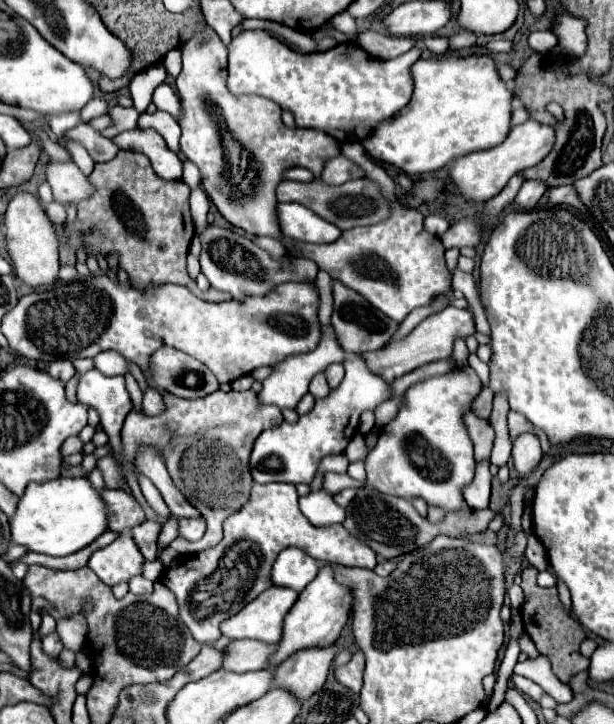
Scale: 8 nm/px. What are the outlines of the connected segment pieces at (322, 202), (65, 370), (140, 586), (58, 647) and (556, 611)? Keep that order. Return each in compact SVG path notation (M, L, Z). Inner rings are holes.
M283 180L277 186L277 200L279 202L297 202L313 210L323 220L335 224L339 230L349 230L353 226L367 226L381 222L389 216L389 202L379 194L377 184L369 180L349 180L341 186L329 186L323 180L313 182L291 182Z
M55 360L55 362L49 364L47 370L53 378L59 378L63 382L67 382L75 374L75 366L73 366L71 360Z
M133 576L133 578L129 580L129 590L131 590L133 594L145 594L145 592L151 592L151 590L153 590L153 582L145 580L143 576Z
M49 634L49 636L41 638L41 650L45 650L45 654L47 654L49 658L57 658L59 652L63 650L63 644L59 642L57 634Z
M533 566L525 568L521 572L521 588L523 588L523 594L525 594L525 602L523 606L519 608L521 612L521 620L523 620L523 628L527 632L527 636L535 642L537 650L549 658L551 662L551 668L553 668L553 674L563 682L563 684L569 684L569 680L581 672L581 670L587 670L589 666L589 658L583 658L579 654L577 658L577 652L579 652L579 644L587 638L583 626L571 618L571 614L567 614L557 598L557 588L539 588L537 582L537 570Z

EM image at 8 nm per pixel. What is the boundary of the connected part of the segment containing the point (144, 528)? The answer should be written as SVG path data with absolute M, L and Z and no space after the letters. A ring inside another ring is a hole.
M145 520L141 526L135 526L131 530L133 540L137 548L141 550L145 560L155 560L157 558L157 536L159 536L161 524L155 520Z

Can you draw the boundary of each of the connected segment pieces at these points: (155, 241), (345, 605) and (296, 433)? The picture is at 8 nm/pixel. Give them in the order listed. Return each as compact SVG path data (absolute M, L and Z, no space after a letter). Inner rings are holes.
M119 150L117 156L105 164L95 164L87 178L95 186L95 194L91 194L87 202L77 204L75 222L65 222L63 234L67 246L73 252L85 246L87 256L93 258L99 254L117 254L119 268L129 274L129 282L137 290L179 284L199 296L201 292L185 268L187 250L193 238L189 186L181 180L159 178L151 168L149 158L127 150Z
M325 566L323 570L319 570L317 578L299 592L297 602L285 614L283 634L281 634L281 640L277 642L275 652L269 656L267 670L273 672L285 658L289 658L291 654L295 654L299 650L305 650L305 648L329 648L329 646L333 646L335 640L339 638L341 628L347 622L349 612L351 612L351 594L349 594L349 590L339 586L333 580L333 570L329 570L329 566Z
M347 354L343 366L345 378L341 386L337 390L331 390L329 396L315 400L315 406L309 414L301 416L295 424L283 422L277 428L265 430L255 440L251 452L251 474L257 484L269 482L311 484L325 456L345 452L349 440L357 432L361 412L375 410L381 402L389 398L389 384L367 370L365 362L361 360L361 354Z

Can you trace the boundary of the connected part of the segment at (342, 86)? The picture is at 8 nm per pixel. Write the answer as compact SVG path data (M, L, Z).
M243 30L233 36L229 50L229 80L227 86L235 94L257 94L277 102L281 108L291 110L299 128L315 128L333 136L337 142L361 142L383 120L393 118L409 100L413 82L409 68L419 60L421 50L413 48L391 60L375 60L361 46L343 42L327 52L295 52L265 30Z

